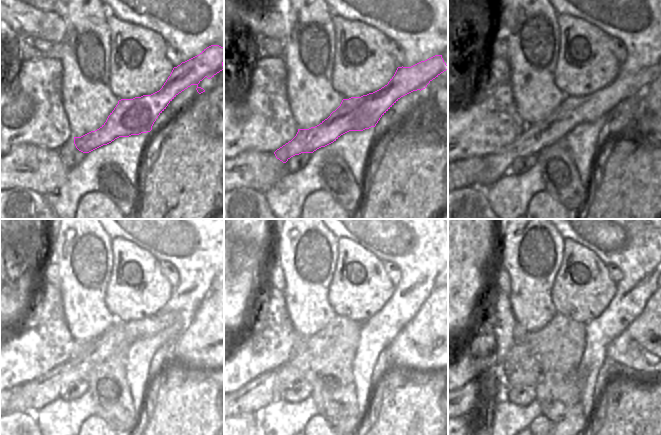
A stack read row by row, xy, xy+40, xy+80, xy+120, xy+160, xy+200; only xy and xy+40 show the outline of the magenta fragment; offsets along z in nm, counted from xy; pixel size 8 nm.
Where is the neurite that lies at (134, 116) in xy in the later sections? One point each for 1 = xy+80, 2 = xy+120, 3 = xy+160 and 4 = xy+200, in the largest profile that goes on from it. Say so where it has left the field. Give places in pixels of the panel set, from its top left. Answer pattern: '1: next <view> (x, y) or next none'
1: next xy+80 (573, 111)
2: next xy+120 (33, 395)
3: next xy+160 (270, 386)
4: next xy+200 (468, 395)

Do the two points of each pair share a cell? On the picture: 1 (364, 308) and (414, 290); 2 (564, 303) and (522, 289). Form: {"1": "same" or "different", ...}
{"1": "different", "2": "different"}

